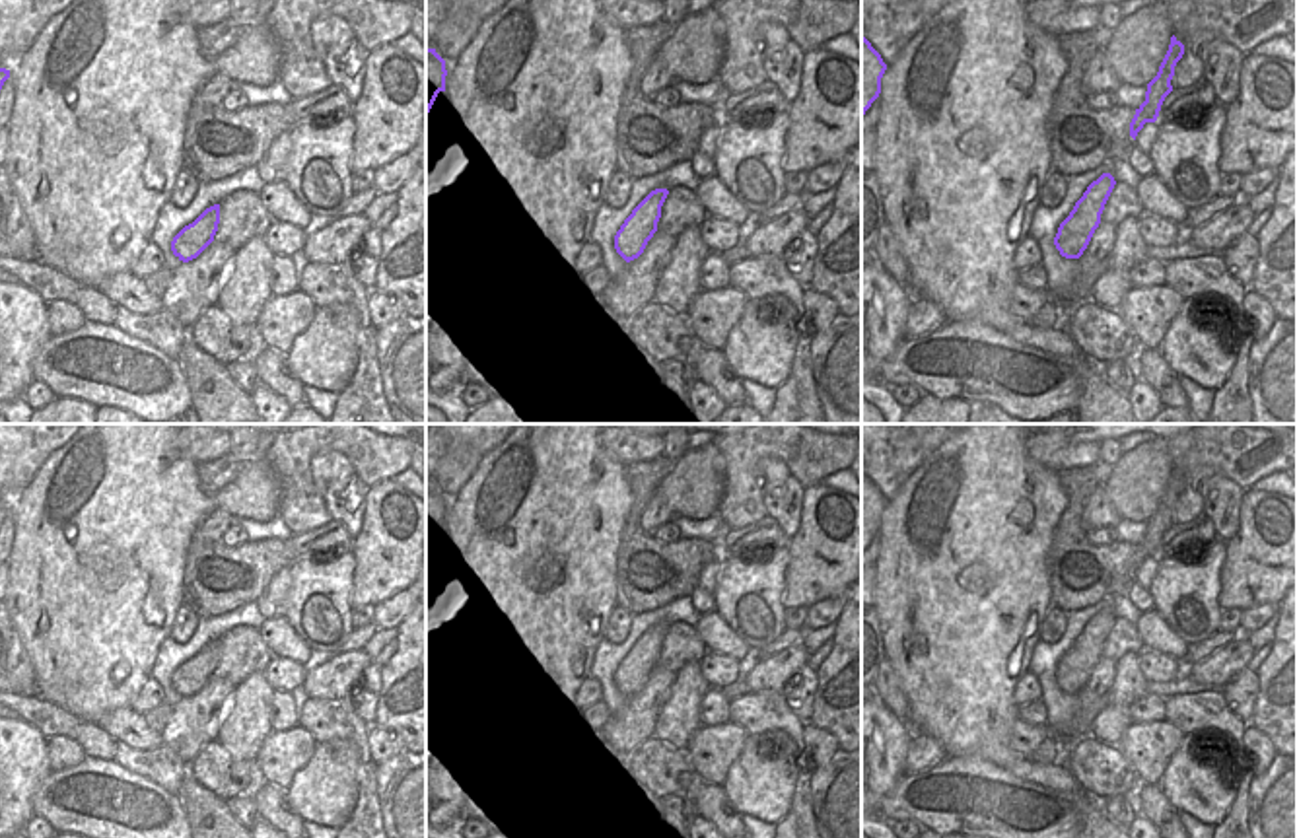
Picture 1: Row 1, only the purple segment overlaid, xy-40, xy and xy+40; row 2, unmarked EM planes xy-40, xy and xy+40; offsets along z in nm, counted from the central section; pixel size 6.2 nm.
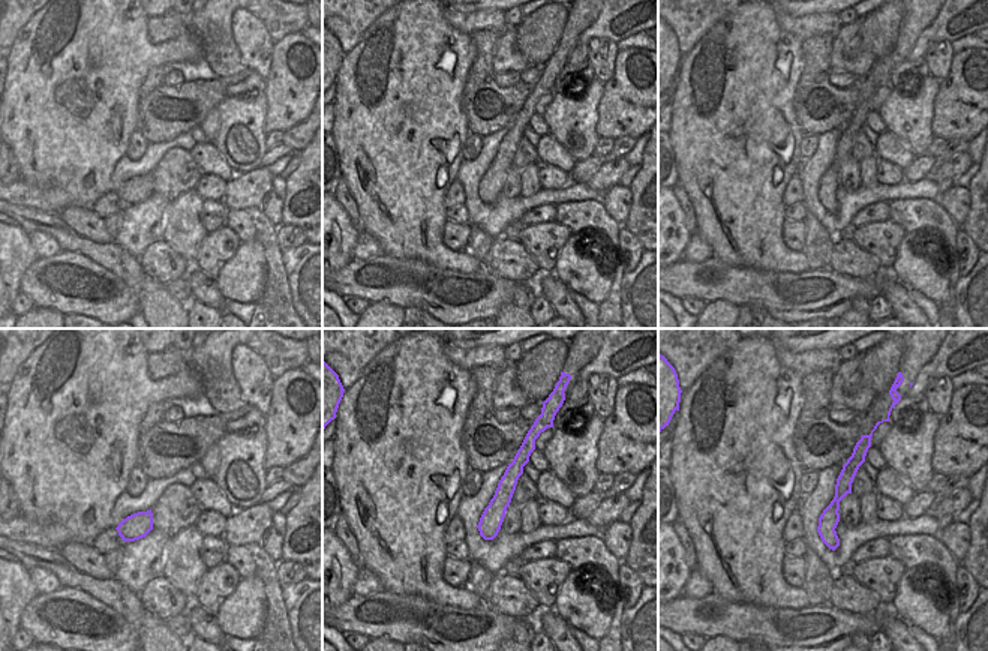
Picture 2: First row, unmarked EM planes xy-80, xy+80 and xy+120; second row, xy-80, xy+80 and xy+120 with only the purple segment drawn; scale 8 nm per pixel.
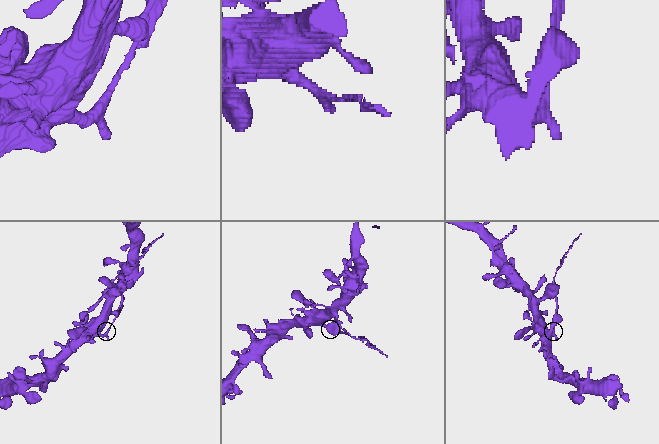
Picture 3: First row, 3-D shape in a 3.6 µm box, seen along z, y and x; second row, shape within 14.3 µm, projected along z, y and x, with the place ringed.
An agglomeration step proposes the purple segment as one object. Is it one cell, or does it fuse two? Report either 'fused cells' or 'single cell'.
fused cells

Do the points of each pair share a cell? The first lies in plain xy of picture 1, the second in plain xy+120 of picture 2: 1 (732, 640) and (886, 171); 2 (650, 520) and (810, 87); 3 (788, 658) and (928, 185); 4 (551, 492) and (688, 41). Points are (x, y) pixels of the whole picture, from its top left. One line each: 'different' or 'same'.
1: different
2: different
3: different
4: different

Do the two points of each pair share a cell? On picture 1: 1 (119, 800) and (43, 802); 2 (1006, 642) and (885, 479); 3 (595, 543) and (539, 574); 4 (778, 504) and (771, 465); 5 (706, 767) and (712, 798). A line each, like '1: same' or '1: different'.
1: same
2: different
3: same
4: same
5: different

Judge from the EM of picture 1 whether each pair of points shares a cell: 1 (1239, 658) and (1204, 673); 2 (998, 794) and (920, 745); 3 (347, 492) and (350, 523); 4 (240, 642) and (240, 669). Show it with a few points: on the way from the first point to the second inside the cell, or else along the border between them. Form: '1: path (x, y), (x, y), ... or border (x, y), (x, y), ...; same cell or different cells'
1: path (1231, 660), (1212, 671); same cell
2: border (947, 757), (928, 768), (907, 772); different cells
3: path (347, 500), (349, 516); same cell
4: path (240, 648), (240, 663); same cell

